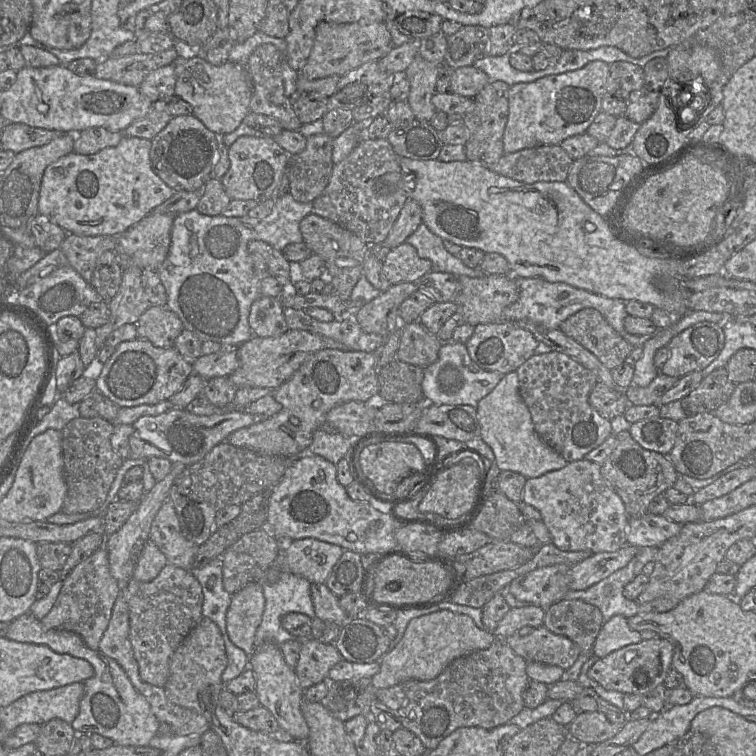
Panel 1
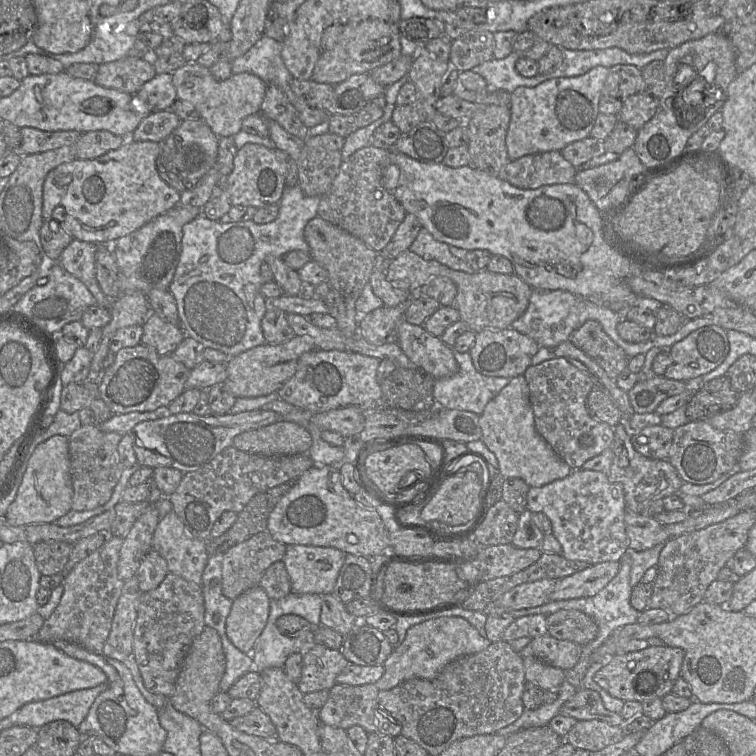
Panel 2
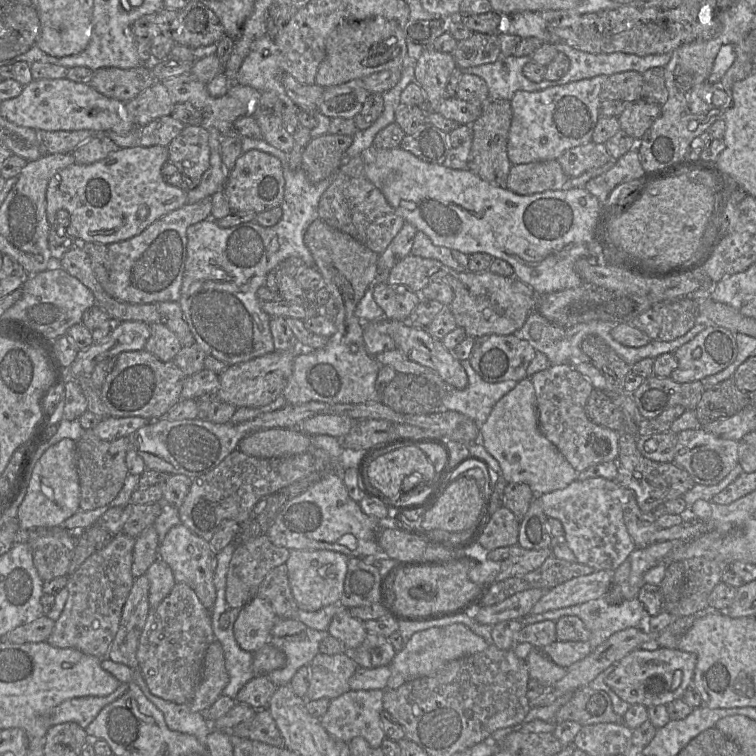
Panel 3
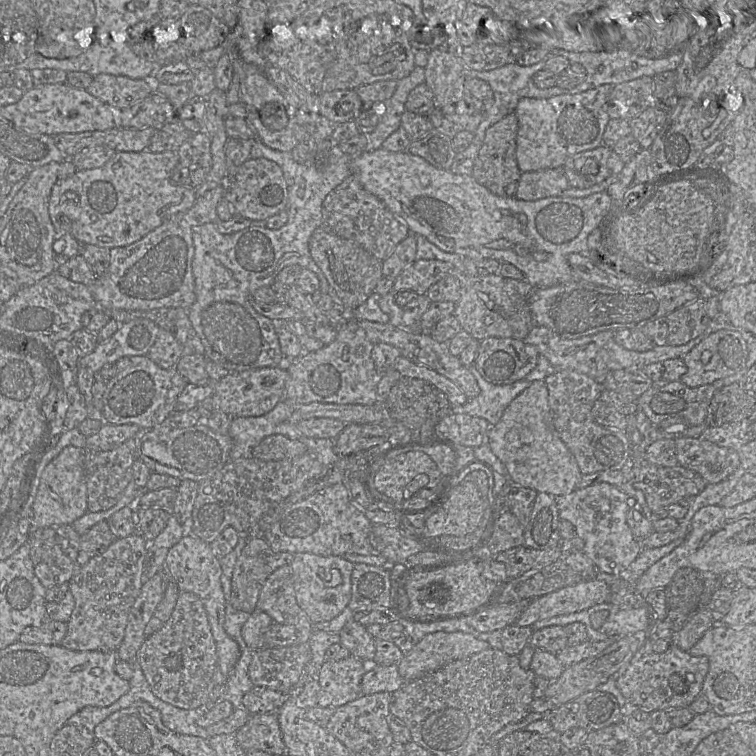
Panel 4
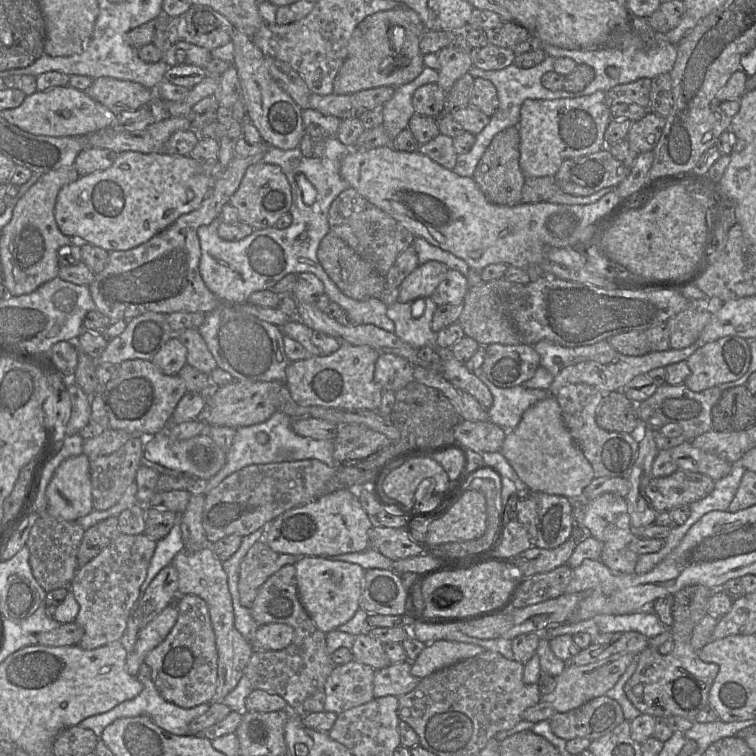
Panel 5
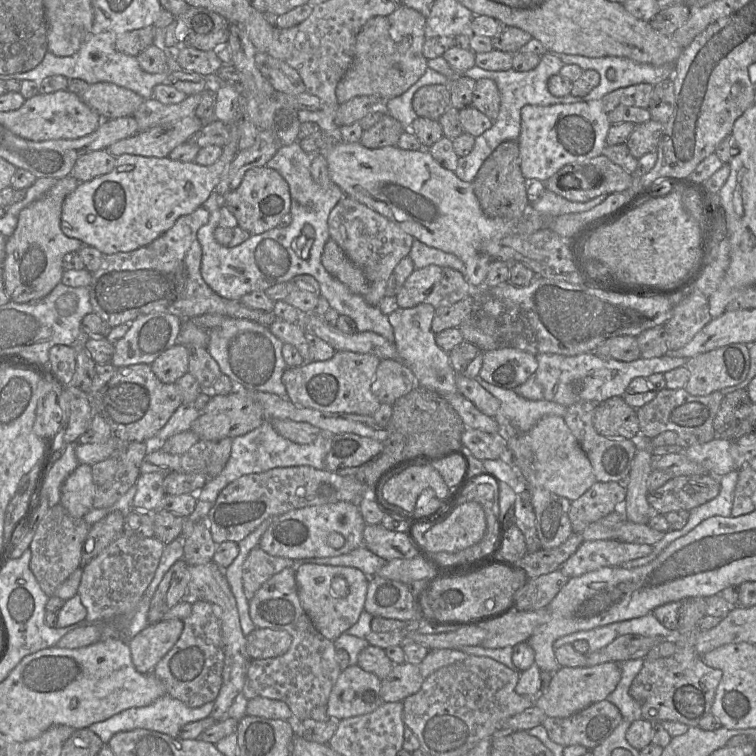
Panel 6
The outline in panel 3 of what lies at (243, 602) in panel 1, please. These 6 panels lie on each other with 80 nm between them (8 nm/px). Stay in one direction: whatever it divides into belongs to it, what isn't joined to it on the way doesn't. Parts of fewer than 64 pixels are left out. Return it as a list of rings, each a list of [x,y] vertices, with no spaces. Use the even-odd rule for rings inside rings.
[[[255,595],[240,609],[233,626],[235,640],[243,650],[255,653],[269,642],[276,620],[270,602]]]

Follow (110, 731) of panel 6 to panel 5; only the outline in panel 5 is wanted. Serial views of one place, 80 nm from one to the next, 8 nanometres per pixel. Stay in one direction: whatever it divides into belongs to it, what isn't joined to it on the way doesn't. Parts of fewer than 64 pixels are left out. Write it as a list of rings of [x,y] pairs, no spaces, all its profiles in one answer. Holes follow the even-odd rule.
[[[142,663],[140,665],[140,668],[136,677],[143,685],[143,689],[138,696],[136,696],[135,698],[131,700],[127,700],[118,704],[117,706],[115,706],[113,709],[111,709],[108,712],[85,718],[79,723],[78,726],[80,728],[92,730],[95,733],[95,735],[98,736],[98,738],[100,739],[104,729],[119,718],[147,716],[158,727],[160,727],[161,729],[171,734],[190,735],[190,732],[189,732],[190,722],[193,719],[203,715],[209,709],[210,703],[201,704],[190,709],[185,709],[163,699],[160,693],[158,692],[155,684],[151,680],[150,669],[145,663]]]

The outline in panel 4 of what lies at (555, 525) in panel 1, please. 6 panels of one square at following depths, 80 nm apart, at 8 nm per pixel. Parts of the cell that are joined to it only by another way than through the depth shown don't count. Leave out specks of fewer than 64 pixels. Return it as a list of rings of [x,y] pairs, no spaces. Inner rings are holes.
[[[600,482],[577,488],[570,494],[555,496],[555,501],[560,518],[574,526],[577,536],[584,541],[582,552],[597,569],[609,576],[624,574],[641,551],[626,521],[628,496],[617,486]]]

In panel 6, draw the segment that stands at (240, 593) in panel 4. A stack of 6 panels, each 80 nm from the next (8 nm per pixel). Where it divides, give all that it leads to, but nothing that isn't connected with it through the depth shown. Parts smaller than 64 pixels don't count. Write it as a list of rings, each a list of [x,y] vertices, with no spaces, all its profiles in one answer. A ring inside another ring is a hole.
[[[259,546],[253,548],[242,566],[243,589],[251,600],[262,584],[285,568],[293,567],[294,560],[269,555]]]

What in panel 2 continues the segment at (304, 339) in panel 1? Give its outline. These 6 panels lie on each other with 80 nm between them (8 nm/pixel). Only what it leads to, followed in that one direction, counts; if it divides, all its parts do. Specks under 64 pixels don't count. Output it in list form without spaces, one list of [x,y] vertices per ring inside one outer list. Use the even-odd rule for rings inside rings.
[[[295,335],[286,343],[265,343],[230,357],[226,365],[224,387],[235,398],[260,397],[277,392],[295,374],[300,356],[313,349],[316,349],[313,338]]]

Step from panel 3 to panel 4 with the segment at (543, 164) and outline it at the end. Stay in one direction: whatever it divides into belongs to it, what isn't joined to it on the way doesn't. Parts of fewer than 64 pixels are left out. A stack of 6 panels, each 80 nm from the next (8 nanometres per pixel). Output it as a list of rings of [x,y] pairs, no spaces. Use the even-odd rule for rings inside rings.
[[[544,169],[521,173],[515,197],[524,201],[535,201],[547,197],[567,196],[583,198],[594,193],[606,191],[610,180],[585,189],[569,189],[567,177],[562,169]]]

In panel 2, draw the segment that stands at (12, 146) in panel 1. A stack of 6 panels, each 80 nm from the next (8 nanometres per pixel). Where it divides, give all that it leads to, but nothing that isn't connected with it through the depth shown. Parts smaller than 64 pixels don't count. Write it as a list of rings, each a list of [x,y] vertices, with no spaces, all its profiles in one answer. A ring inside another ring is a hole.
[[[31,127],[20,128],[20,131],[22,134],[21,145],[10,150],[21,157],[64,146],[74,146],[82,134],[77,131],[42,131]]]

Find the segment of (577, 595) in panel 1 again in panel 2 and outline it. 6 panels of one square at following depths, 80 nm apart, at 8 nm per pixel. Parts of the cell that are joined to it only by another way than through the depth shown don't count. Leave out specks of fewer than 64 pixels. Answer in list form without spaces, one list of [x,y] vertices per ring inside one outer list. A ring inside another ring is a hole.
[[[629,547],[619,561],[620,570],[618,574],[600,592],[598,592],[594,596],[548,602],[541,606],[508,612],[510,612],[515,619],[517,619],[519,617],[534,614],[543,614],[545,616],[548,616],[562,609],[574,609],[582,611],[586,615],[590,616],[598,626],[598,635],[593,641],[590,642],[590,647],[593,647],[597,650],[615,630],[625,625],[638,622],[638,618],[641,614],[641,612],[635,609],[630,602],[632,591],[632,586],[630,584],[632,553],[633,549]]]

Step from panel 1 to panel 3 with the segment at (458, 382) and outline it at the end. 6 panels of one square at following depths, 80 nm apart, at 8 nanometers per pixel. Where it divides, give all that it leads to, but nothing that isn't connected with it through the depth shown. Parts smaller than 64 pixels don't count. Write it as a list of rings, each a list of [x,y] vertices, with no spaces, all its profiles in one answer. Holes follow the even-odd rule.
[[[460,360],[464,367],[467,376],[468,384],[464,389],[458,389],[453,387],[444,393],[442,403],[445,409],[457,411],[463,413],[472,418],[477,424],[479,424],[479,435],[481,431],[481,425],[487,420],[495,404],[509,391],[511,391],[519,381],[506,380],[501,382],[490,383],[484,380],[473,368],[470,360]]]

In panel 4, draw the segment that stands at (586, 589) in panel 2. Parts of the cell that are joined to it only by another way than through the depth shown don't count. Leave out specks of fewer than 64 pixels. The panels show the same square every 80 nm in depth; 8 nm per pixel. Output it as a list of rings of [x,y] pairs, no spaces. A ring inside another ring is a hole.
[[[601,578],[583,579],[533,599],[515,624],[531,626],[537,621],[571,614],[610,602],[610,588]]]

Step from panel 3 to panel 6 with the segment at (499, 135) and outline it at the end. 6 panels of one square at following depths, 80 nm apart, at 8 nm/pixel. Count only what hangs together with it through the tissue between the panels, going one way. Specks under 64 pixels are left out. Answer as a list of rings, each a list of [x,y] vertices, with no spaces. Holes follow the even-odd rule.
[[[504,141],[487,157],[472,182],[483,213],[490,218],[519,220],[530,212],[527,182],[521,172],[518,141]]]

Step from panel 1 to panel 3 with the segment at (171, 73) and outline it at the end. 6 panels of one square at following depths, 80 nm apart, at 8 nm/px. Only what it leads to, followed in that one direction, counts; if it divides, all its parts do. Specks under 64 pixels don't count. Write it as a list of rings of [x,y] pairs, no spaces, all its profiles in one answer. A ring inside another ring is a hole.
[[[157,81],[126,103],[130,119],[141,128],[172,113],[174,103],[162,81]]]

